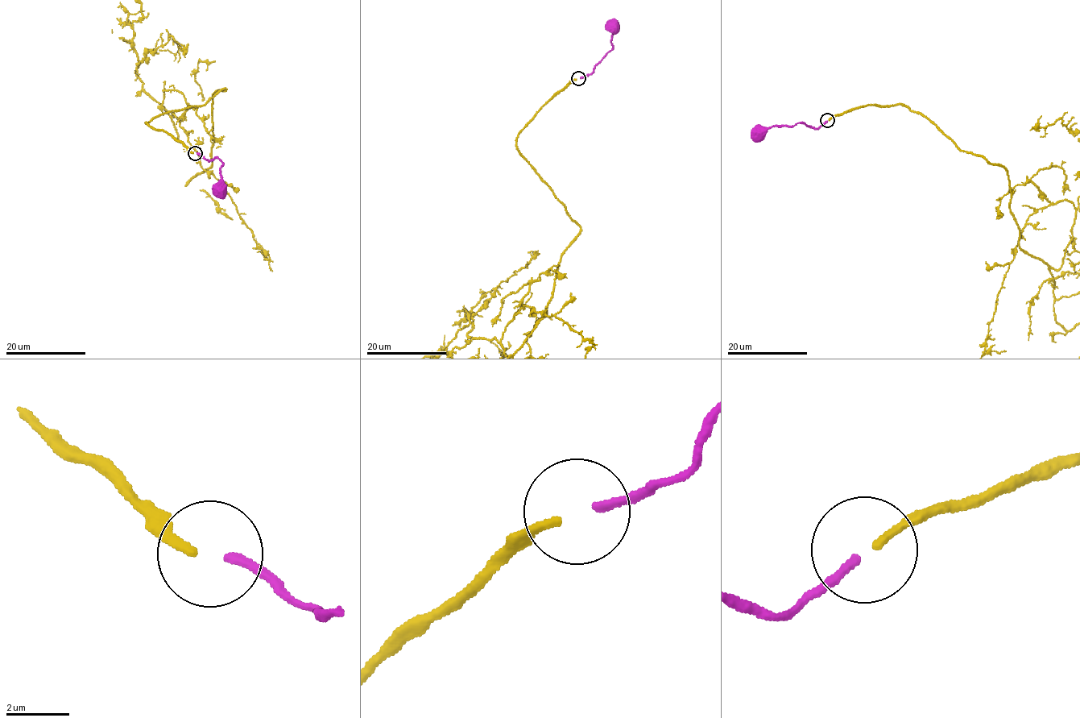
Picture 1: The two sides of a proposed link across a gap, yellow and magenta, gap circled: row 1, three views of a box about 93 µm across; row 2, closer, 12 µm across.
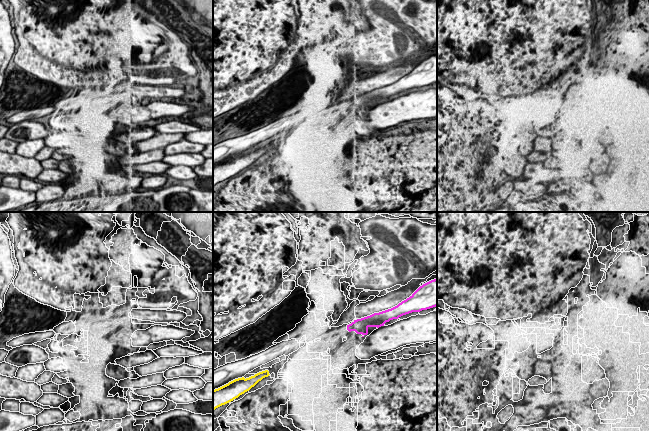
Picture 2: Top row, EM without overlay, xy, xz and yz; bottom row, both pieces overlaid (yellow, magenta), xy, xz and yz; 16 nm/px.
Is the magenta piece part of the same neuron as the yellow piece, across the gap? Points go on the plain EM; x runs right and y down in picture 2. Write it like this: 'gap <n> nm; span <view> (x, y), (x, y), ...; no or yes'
gap 1450 nm; span xz (268, 147), (347, 105); no

